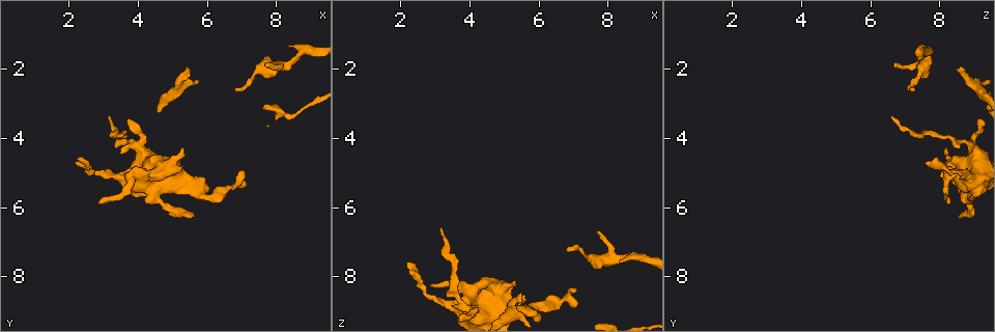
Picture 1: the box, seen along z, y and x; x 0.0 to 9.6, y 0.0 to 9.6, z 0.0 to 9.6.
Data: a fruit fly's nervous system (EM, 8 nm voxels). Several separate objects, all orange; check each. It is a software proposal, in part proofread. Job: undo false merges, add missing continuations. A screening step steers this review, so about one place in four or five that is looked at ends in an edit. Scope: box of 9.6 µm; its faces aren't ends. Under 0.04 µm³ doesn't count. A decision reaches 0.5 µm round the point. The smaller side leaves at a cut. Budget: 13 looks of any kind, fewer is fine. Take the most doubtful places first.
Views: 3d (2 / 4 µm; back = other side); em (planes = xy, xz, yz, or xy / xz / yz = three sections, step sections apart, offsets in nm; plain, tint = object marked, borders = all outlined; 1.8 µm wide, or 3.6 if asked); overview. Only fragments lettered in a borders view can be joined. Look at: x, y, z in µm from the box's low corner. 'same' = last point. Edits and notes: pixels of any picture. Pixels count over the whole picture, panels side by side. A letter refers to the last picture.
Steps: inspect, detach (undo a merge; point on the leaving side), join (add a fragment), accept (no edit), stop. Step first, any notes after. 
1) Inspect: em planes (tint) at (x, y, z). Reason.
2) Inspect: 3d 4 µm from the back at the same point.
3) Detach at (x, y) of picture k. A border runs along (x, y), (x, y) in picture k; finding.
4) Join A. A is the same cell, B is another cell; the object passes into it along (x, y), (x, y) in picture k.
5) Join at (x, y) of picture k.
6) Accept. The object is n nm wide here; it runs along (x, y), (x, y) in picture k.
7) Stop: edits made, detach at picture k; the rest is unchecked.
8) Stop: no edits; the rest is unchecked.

Inspect: em planes (borders) at (6.95, 4.90, 8.40).

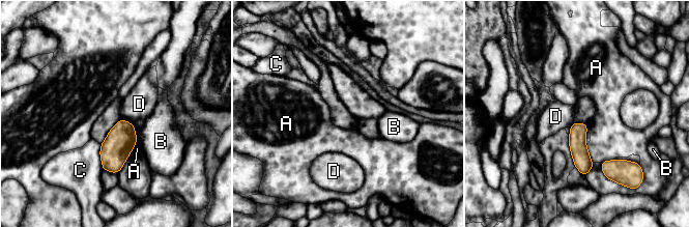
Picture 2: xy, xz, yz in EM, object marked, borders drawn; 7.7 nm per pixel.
Accept. The longest contact is with C, 220 nm; A, B, C and D are other cells; a border runs along (121, 118), (133, 124) in picture 2; none of them fits.

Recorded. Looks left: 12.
Inspect: 3d 4 µm at (5.60, 6.20, 8.55). Branch stops here.

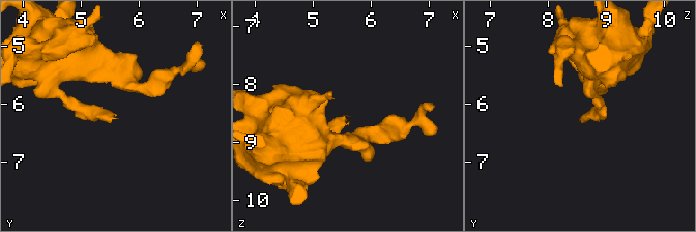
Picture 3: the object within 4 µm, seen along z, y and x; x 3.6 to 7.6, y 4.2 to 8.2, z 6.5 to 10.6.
Inspect: em planes (plain) at (5.55, 6.20, 8.55). Shape alone is not enough.

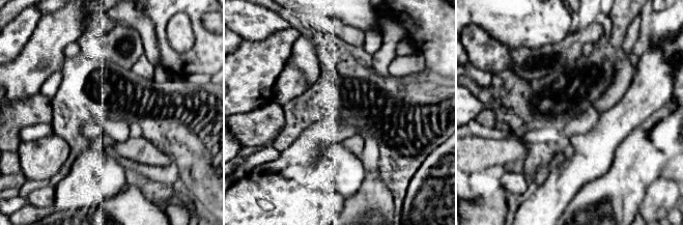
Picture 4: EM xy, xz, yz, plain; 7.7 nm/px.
Inspect: em planes (borders) at the same point.

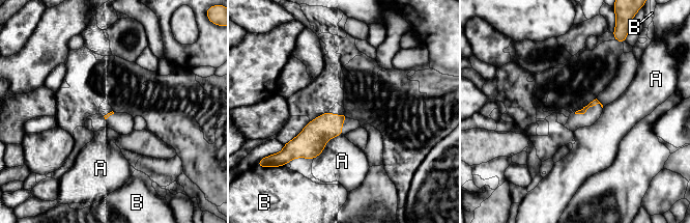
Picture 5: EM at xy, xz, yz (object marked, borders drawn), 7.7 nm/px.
Accept. The longest contact is with A, 300 nm; A and B are other cells; a border runs along (343, 134), (332, 137), (313, 158) in picture 5; none of them fits.

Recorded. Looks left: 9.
Inspect: 3d 4 µm at (3.10, 3.40, 6.65). Thin end.

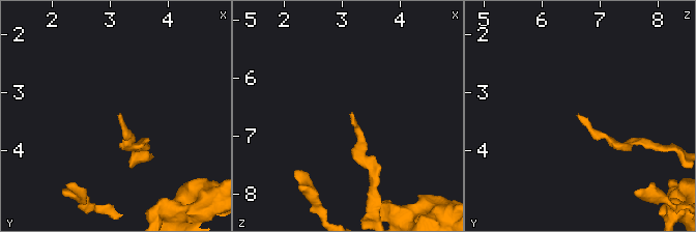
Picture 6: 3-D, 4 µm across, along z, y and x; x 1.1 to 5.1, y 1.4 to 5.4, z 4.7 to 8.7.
Inspect: em planes (borders) at (3.20, 3.40, 6.60). Shape alone is not enough.

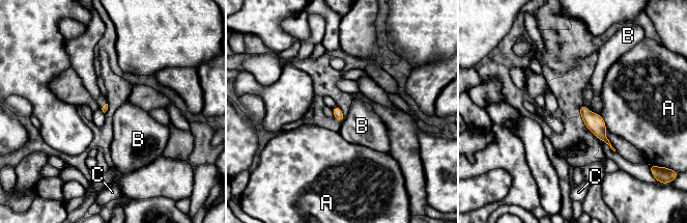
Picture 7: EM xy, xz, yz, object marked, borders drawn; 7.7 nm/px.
Accept. The longest contact is with B, 130 nm; A, B and C are other cells; a border runs along (587, 108), (600, 115) in picture 7; none of them fits.

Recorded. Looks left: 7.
Inspect: em planes (borders) at (2.15, 4.75, 7.65). Tapers out.

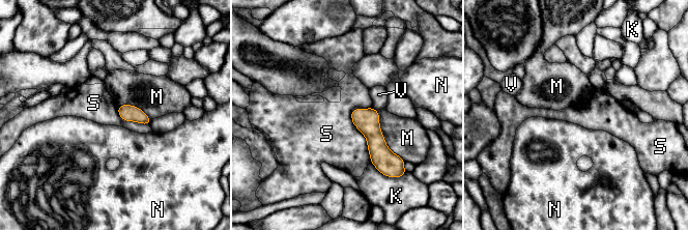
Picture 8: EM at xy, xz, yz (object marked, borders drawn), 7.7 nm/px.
Accept. K, M, N, S and V are other cells; a border runs along (354, 108), (371, 162) in picture 8; none of them fits.

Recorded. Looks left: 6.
Inspect: em planes (borders) at (3.70, 3.45, 9.15). Free end.

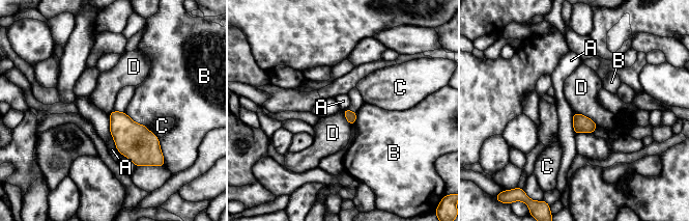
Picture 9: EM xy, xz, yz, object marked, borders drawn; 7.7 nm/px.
Accept. A, B, C and D are other cells; a border runs along (573, 111), (590, 117), (597, 126) in picture 9; no lettered fragment goes on from it.

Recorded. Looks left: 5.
Stop: no edits; the rest is unchecked.

